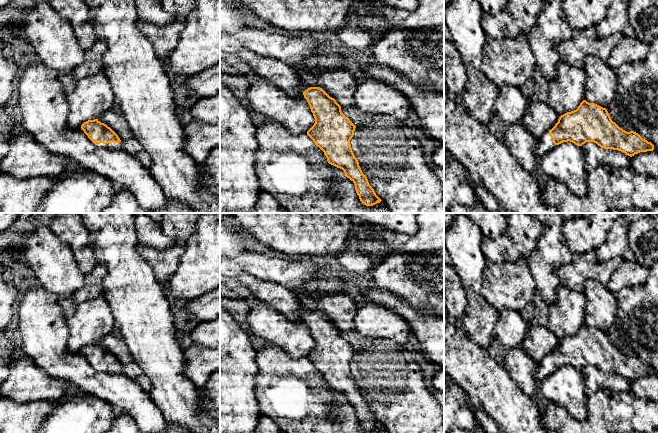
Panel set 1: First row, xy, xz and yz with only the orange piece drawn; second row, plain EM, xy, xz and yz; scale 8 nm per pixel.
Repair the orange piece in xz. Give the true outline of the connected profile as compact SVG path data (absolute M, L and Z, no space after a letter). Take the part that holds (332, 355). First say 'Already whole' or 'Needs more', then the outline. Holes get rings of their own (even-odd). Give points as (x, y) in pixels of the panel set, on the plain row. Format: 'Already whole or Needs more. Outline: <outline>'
Needs more. Outline: M302 305L300 313L315 342L307 359L324 376L328 387L342 393L354 407L356 417L364 429L373 430L381 426L351 372L350 364L356 350L342 337L336 324L322 312L310 311Z

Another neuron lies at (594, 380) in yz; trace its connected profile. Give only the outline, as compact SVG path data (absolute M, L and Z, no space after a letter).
M586 366L581 370L585 394L589 397L600 389L610 389L613 392L630 392L631 381L625 377L604 373L594 366Z

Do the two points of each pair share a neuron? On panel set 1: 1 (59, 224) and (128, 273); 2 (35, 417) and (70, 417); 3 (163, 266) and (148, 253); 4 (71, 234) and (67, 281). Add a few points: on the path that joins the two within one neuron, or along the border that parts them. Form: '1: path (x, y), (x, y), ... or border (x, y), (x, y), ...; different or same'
1: border (85, 224), (89, 232), (89, 243), (97, 263); different
2: border (54, 402), (53, 409), (41, 422); different
3: path (159, 262), (152, 256); same
4: border (52, 232), (70, 248), (79, 269); different

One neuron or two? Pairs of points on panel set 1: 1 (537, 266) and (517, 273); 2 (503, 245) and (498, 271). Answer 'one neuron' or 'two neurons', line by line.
1: two neurons
2: two neurons

